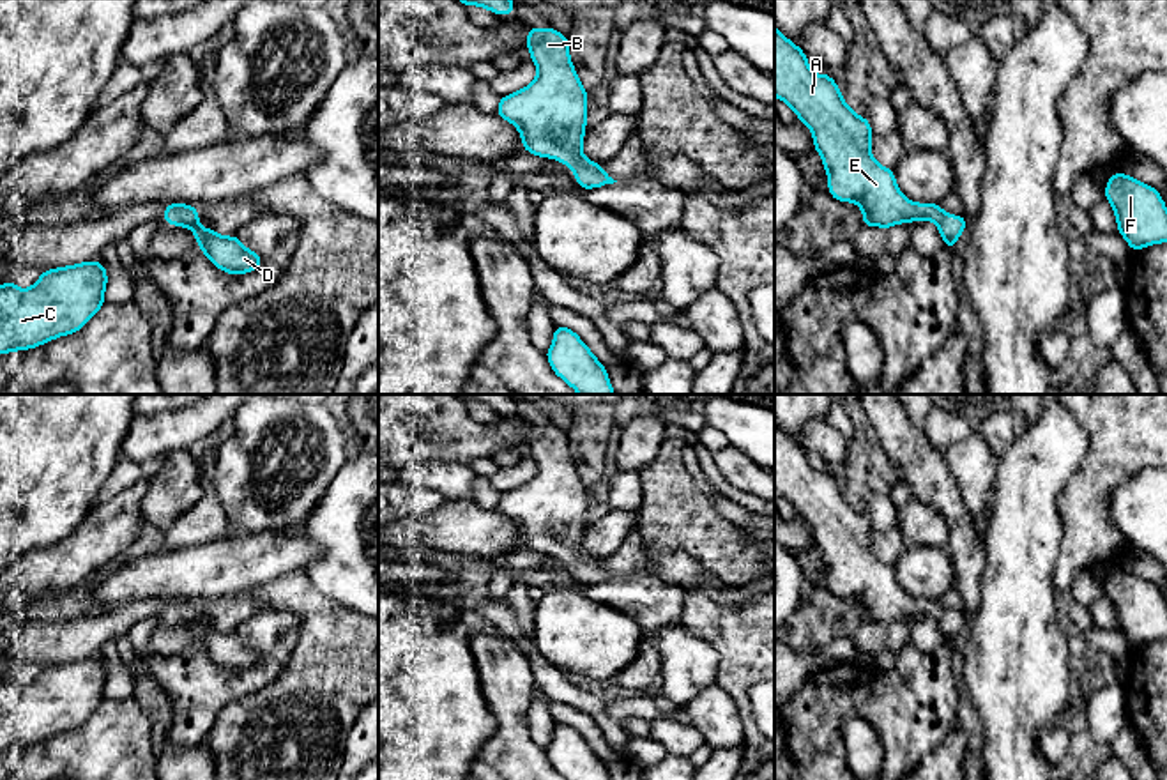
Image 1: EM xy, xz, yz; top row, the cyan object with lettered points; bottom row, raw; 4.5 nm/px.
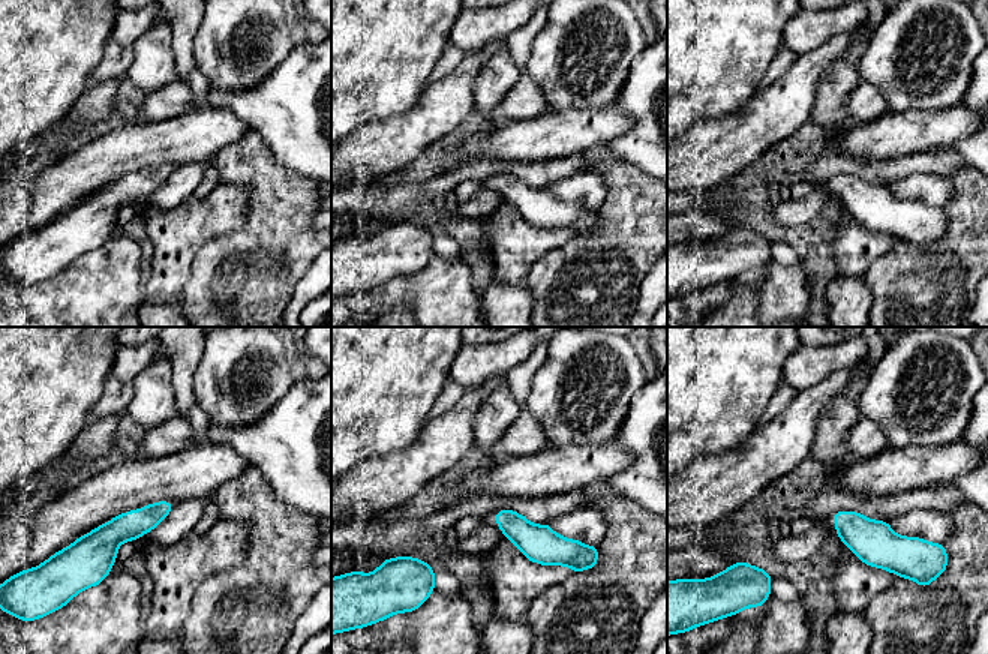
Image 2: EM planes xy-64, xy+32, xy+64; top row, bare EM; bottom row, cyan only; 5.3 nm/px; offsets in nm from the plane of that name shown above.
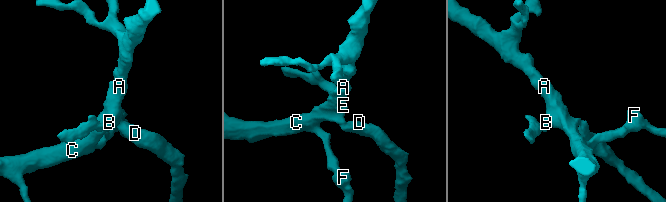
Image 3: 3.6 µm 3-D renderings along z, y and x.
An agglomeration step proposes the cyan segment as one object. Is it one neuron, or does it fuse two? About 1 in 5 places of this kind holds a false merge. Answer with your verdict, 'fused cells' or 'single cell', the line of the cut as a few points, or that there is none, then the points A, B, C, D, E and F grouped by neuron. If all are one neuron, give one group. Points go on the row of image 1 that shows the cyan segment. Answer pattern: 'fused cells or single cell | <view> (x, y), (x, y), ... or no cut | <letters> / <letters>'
single cell | no cut | A B C D E F

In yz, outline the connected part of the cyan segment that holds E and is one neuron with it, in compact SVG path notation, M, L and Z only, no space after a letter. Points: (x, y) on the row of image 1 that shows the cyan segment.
M774 27L774 96L785 101L813 134L813 147L828 170L828 189L838 202L863 209L863 226L891 228L896 223L930 219L944 246L953 249L967 221L946 214L937 203L905 198L895 170L881 166L870 152L870 122L843 101L829 74L813 74L808 57Z

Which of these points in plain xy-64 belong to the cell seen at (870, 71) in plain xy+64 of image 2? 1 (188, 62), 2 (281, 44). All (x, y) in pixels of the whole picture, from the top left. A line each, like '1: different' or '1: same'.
1: different
2: same

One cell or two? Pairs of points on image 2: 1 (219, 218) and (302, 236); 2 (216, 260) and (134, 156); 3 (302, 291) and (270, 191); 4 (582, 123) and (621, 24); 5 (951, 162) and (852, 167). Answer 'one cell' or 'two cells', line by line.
1: two cells
2: two cells
3: two cells
4: two cells
5: one cell

